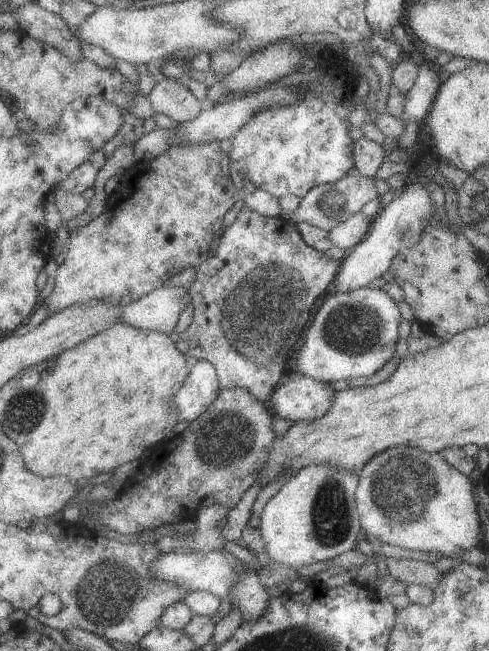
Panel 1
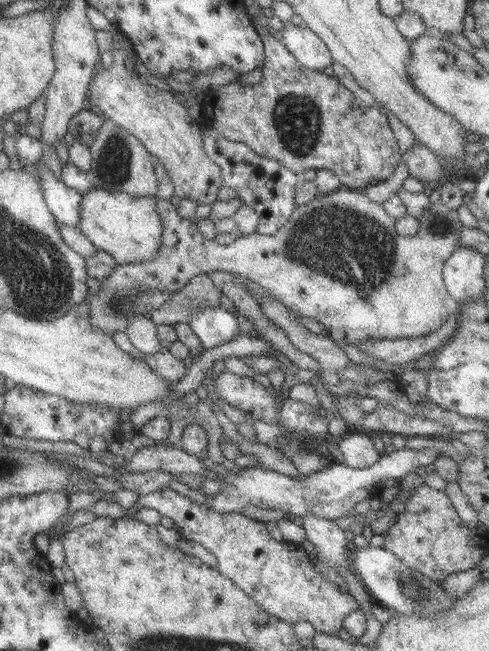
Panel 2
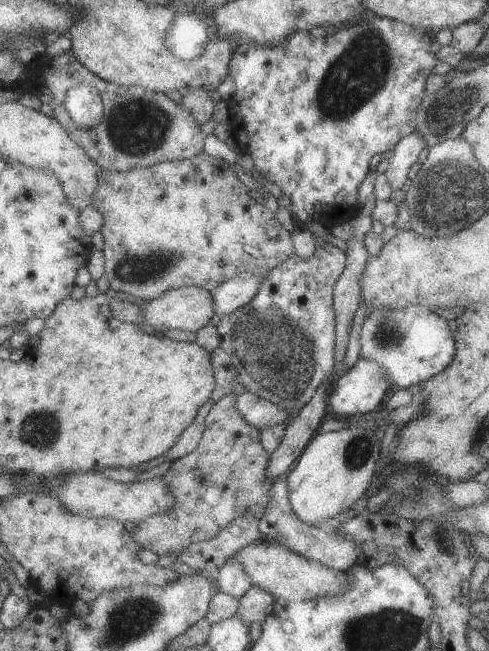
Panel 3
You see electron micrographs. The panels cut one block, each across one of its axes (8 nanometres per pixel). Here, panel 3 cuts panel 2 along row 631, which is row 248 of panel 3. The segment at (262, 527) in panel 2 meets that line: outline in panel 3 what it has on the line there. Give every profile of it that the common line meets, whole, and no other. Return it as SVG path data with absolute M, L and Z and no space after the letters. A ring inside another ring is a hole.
M332 243L316 247L310 260L302 260L294 254L286 262L278 264L270 274L264 275L260 290L250 304L224 315L216 326L222 341L219 346L230 355L236 368L236 380L242 389L248 389L256 396L292 412L300 410L314 396L316 388L326 382L336 364L334 287L346 263L346 253Z

